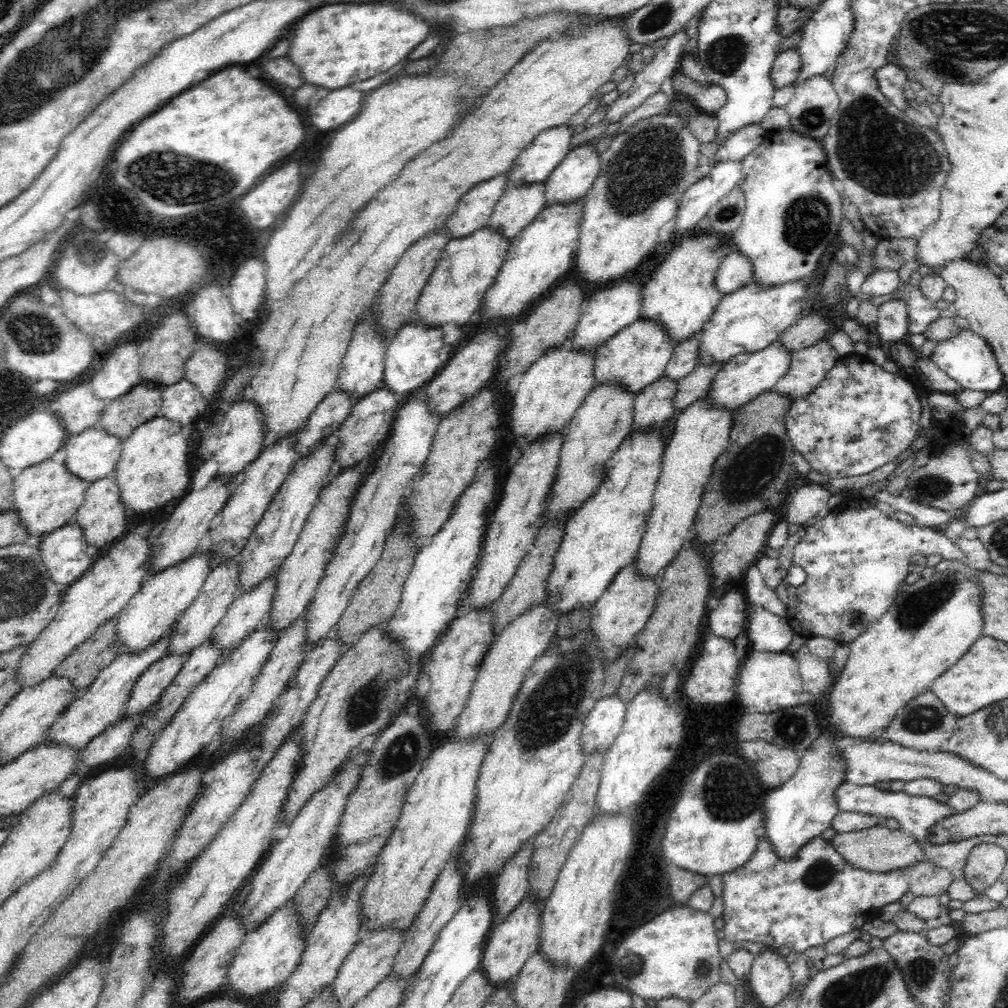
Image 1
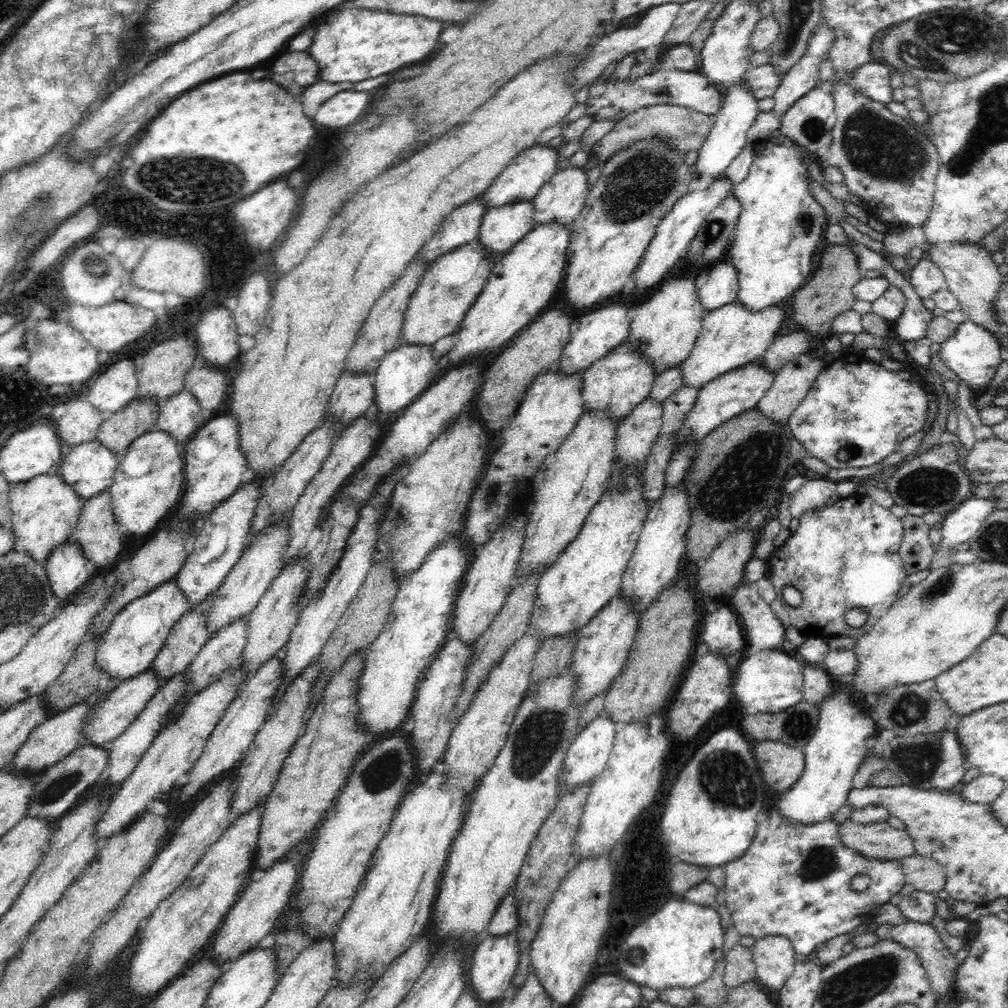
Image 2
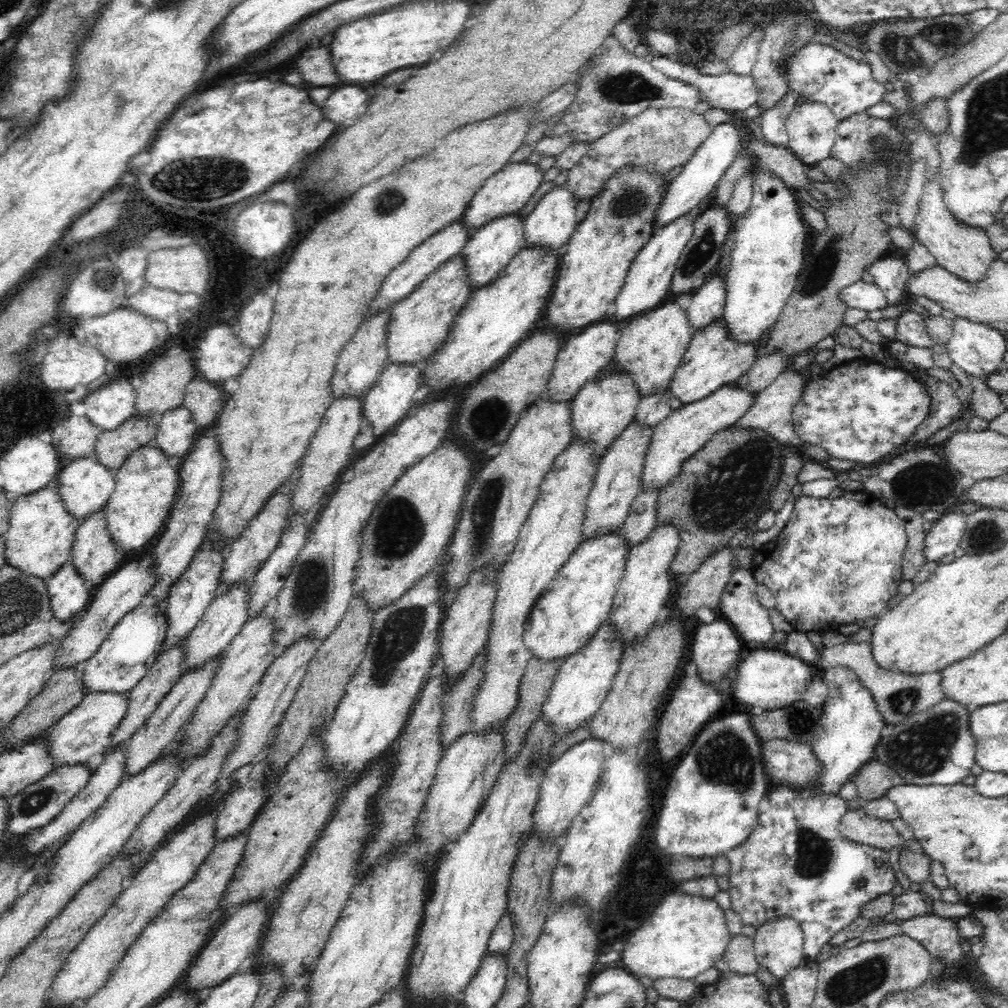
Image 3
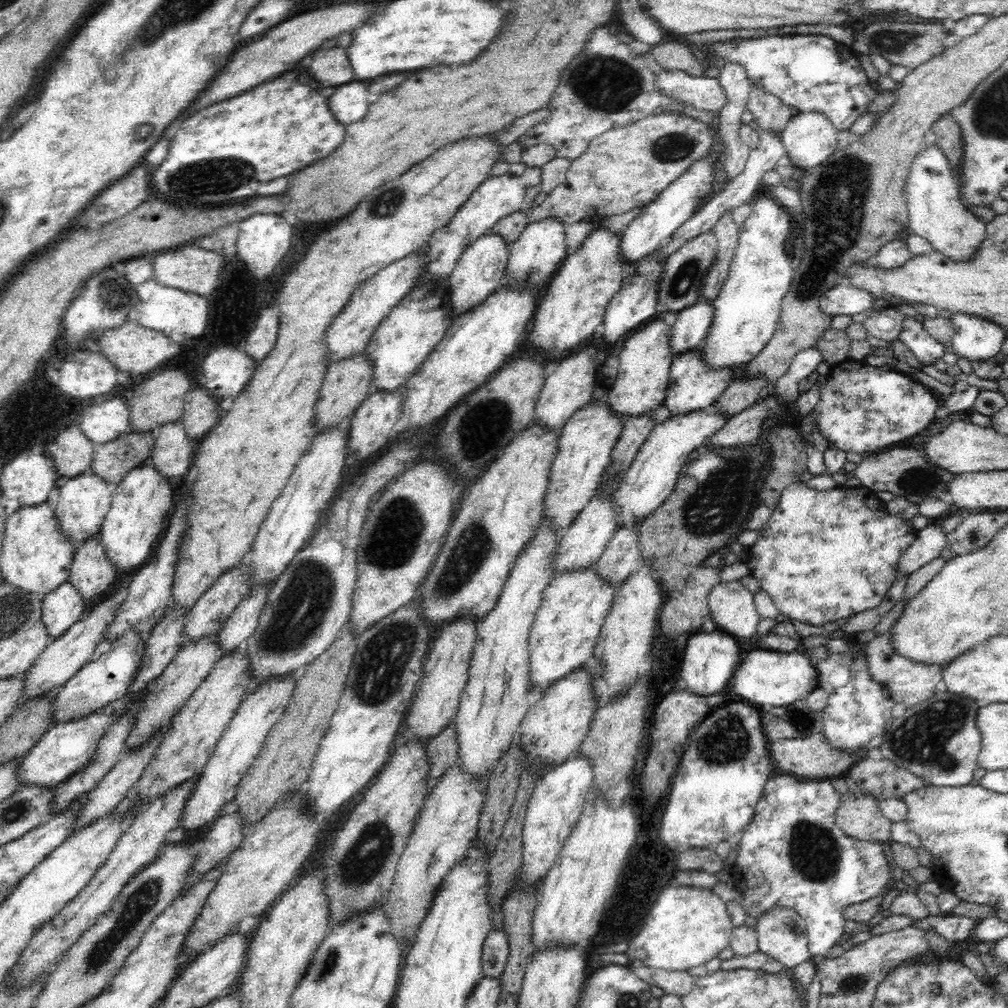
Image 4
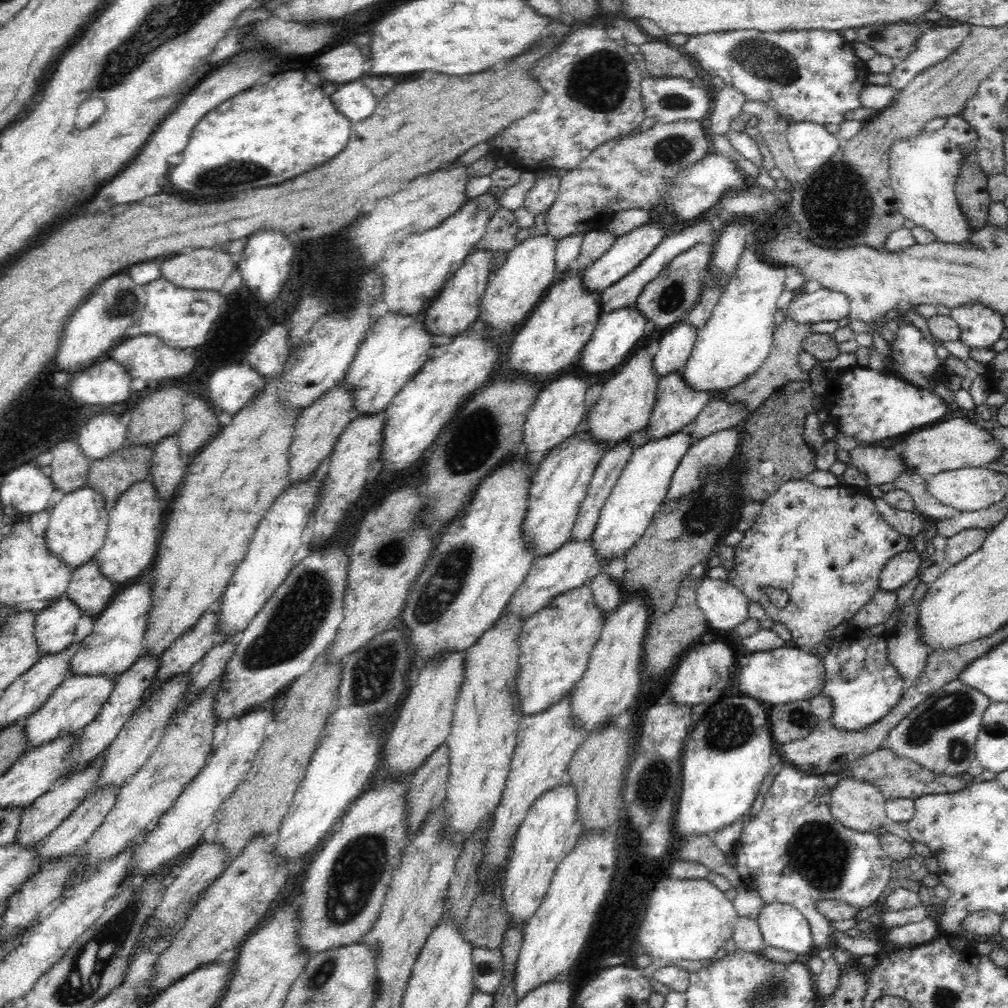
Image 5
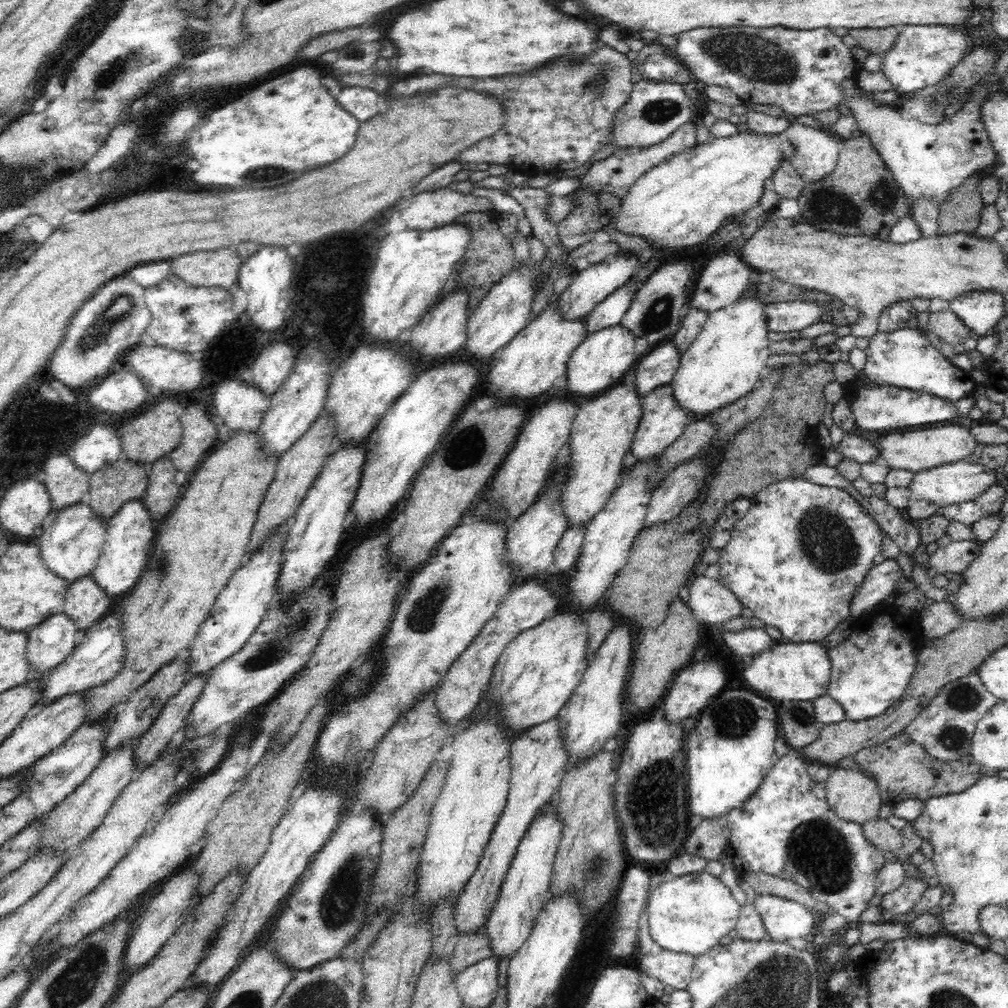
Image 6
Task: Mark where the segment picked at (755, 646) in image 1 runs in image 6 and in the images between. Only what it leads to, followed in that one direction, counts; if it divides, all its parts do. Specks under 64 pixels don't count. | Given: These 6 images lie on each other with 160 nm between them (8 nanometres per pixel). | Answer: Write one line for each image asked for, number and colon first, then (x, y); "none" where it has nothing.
2: (762, 630)
3: (739, 605)
4: (732, 607)
5: (725, 606)
6: (711, 602)

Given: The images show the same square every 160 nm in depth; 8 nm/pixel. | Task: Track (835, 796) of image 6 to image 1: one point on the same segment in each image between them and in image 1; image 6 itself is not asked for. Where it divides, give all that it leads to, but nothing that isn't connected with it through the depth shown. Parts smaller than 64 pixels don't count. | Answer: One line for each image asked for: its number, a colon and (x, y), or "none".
1: (882, 848)
2: (879, 840)
3: (856, 826)
4: (859, 816)
5: (859, 806)

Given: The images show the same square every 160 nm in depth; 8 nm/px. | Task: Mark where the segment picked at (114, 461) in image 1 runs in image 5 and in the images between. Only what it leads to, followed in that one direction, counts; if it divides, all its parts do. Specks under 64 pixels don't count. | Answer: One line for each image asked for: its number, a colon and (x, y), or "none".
2: (89, 467)
3: (85, 485)
4: (83, 502)
5: (77, 527)

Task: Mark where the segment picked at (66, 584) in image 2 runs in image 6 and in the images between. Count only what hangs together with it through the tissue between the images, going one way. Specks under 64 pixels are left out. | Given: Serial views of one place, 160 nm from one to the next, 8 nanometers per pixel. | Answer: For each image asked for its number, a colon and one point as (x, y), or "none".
3: (68, 594)
4: (62, 607)
5: (54, 628)
6: (50, 642)

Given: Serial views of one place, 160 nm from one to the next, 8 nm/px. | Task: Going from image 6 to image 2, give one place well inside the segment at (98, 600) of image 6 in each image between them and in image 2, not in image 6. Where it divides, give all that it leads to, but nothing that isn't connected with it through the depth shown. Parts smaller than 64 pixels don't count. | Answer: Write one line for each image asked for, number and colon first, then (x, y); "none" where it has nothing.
2: (97, 532)
3: (94, 553)
4: (91, 573)
5: (92, 592)

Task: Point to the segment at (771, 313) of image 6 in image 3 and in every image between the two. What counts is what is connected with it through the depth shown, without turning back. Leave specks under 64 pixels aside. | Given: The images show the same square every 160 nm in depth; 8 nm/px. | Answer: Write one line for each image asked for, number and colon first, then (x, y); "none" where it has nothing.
3: (867, 296)
4: (843, 299)
5: (823, 305)

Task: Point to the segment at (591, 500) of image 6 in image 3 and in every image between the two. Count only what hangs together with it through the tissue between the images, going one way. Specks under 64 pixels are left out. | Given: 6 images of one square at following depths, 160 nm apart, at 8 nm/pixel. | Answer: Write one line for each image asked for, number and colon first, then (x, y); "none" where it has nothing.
3: (650, 348)
4: (643, 377)
5: (627, 399)

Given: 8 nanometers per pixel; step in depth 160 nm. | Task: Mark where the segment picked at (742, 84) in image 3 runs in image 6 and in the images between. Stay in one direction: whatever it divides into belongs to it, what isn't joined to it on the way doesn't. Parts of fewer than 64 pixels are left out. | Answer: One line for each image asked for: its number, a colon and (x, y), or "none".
4: (704, 93)
5: (668, 99)
6: (654, 110)

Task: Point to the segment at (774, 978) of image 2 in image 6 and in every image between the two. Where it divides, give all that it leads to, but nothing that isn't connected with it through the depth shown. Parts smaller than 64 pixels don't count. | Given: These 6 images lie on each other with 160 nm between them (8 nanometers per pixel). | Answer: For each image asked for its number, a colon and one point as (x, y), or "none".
3: (779, 943)
4: (782, 933)
5: (783, 926)
6: (784, 919)

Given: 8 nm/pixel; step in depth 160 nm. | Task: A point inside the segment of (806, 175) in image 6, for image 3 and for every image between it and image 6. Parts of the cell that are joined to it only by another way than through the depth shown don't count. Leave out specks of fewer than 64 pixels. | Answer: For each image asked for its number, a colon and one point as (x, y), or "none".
3: (812, 127)
4: (809, 137)
5: (812, 145)

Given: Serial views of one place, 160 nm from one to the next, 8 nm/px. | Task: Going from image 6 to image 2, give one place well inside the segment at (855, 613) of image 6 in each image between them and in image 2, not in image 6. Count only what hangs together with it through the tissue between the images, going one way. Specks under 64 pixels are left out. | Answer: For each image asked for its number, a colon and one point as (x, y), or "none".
2: (959, 525)
3: (944, 537)
4: (928, 544)
5: (905, 566)

